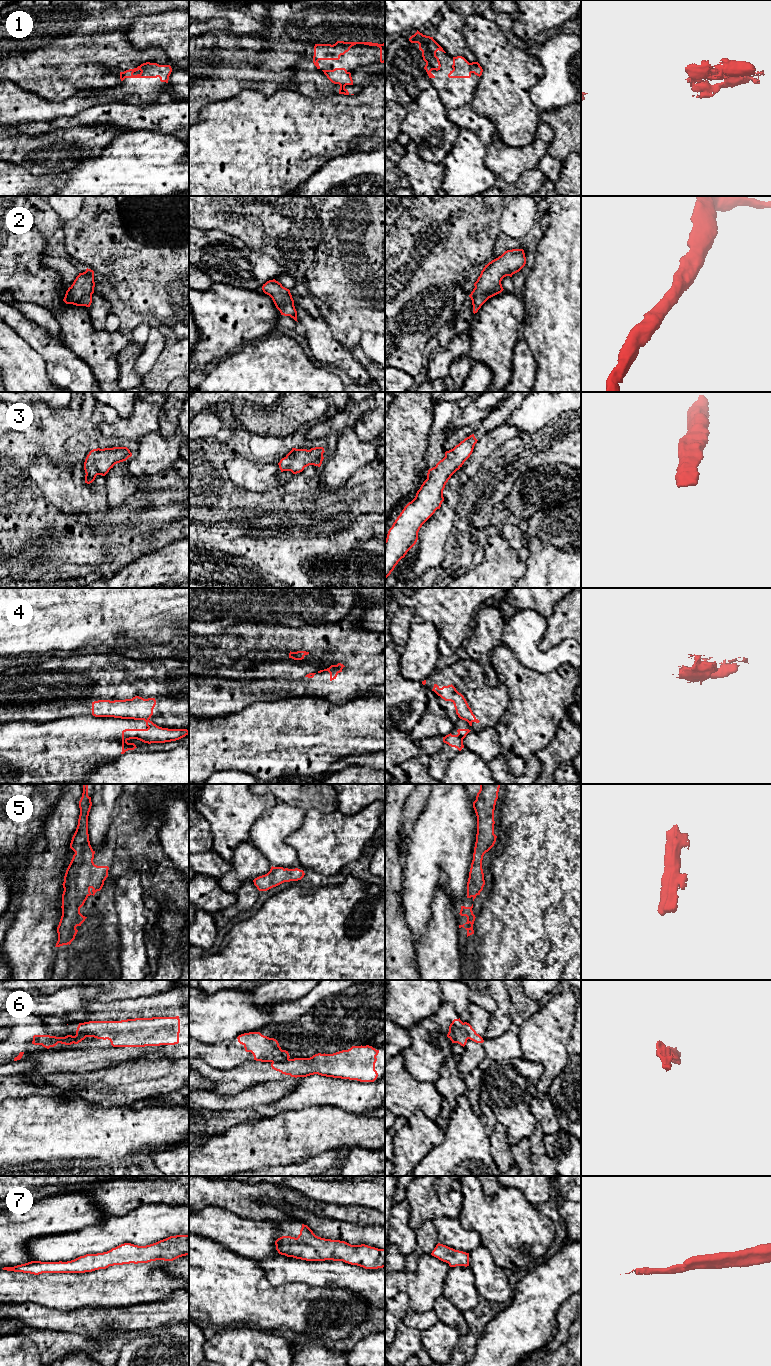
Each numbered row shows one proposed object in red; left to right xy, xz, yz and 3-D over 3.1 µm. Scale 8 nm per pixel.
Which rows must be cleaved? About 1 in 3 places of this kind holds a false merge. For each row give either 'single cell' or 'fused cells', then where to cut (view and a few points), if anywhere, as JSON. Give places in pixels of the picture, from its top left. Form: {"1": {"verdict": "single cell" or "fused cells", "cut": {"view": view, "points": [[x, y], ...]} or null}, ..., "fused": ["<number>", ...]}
{"1": {"verdict": "fused cells", "cut": {"view": "yz", "points": [[469, 63], [472, 72]]}}, "2": {"verdict": "single cell", "cut": null}, "3": {"verdict": "single cell", "cut": null}, "4": {"verdict": "fused cells", "cut": {"view": "xy", "points": [[148, 718], [144, 720]]}}, "5": {"verdict": "single cell", "cut": null}, "6": {"verdict": "fused cells", "cut": {"view": "xz", "points": [[288, 1058], [272, 1062]]}}, "7": {"verdict": "single cell", "cut": null}, "fused": ["1", "4", "6"]}

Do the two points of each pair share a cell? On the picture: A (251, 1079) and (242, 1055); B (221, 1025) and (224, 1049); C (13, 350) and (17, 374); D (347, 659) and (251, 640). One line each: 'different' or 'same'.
A: different
B: different
C: same
D: same

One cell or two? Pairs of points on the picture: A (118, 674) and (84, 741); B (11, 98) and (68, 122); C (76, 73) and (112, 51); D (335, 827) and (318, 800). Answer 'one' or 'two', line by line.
A: two
B: two
C: one
D: two

